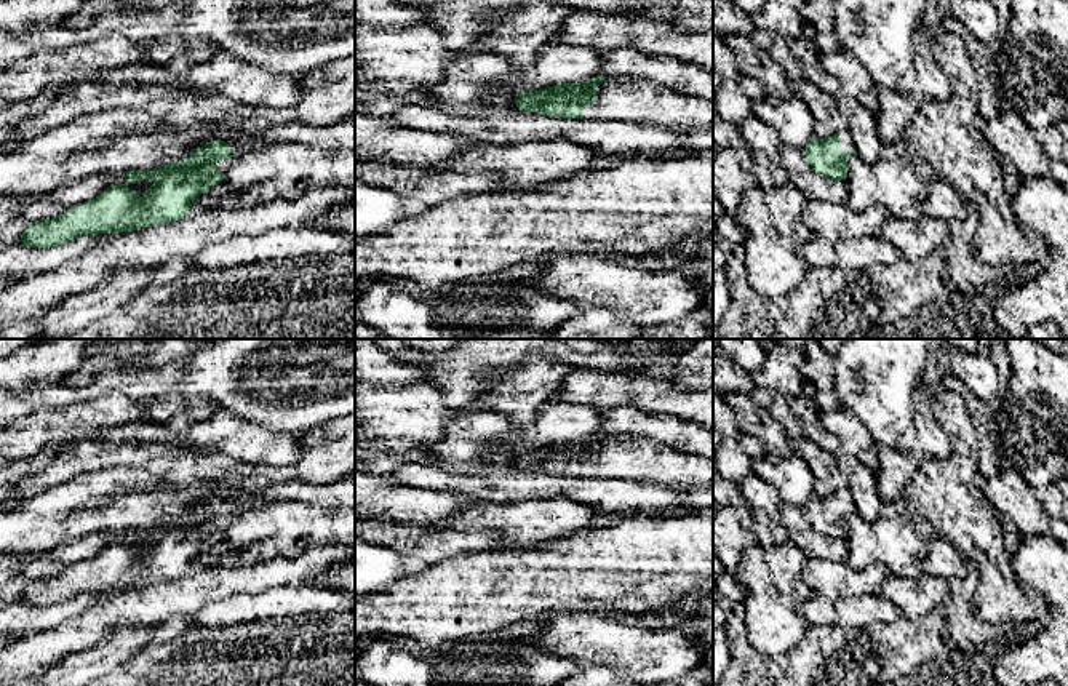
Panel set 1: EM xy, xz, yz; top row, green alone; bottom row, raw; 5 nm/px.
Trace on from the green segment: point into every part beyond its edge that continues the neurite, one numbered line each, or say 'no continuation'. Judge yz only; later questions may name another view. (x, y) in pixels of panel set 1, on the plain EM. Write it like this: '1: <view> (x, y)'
1: yz (844, 494)

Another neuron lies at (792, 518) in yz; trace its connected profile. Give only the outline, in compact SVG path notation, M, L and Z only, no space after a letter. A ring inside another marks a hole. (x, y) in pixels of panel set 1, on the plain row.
M783 504L777 524L790 534L791 542L795 542L807 556L833 561L846 561L849 556L846 539L833 539L817 532L807 521L804 509L801 507Z

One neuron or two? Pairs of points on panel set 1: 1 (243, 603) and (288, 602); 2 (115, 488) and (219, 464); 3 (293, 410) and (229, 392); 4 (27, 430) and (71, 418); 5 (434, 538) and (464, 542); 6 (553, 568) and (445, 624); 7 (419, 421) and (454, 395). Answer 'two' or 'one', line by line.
1: one
2: one
3: one
4: one
5: one
6: one
7: two

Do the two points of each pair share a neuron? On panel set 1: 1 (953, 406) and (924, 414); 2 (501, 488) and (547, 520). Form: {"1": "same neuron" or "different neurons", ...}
{"1": "different neurons", "2": "different neurons"}

